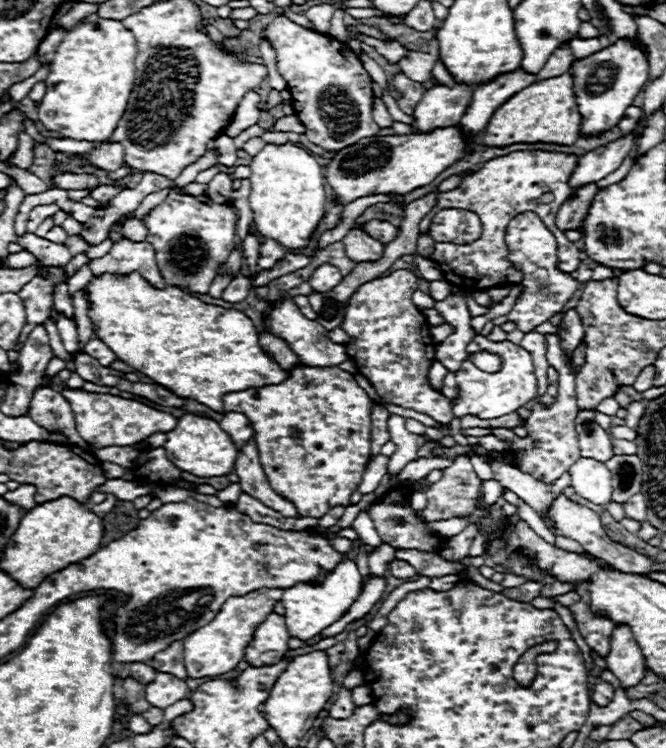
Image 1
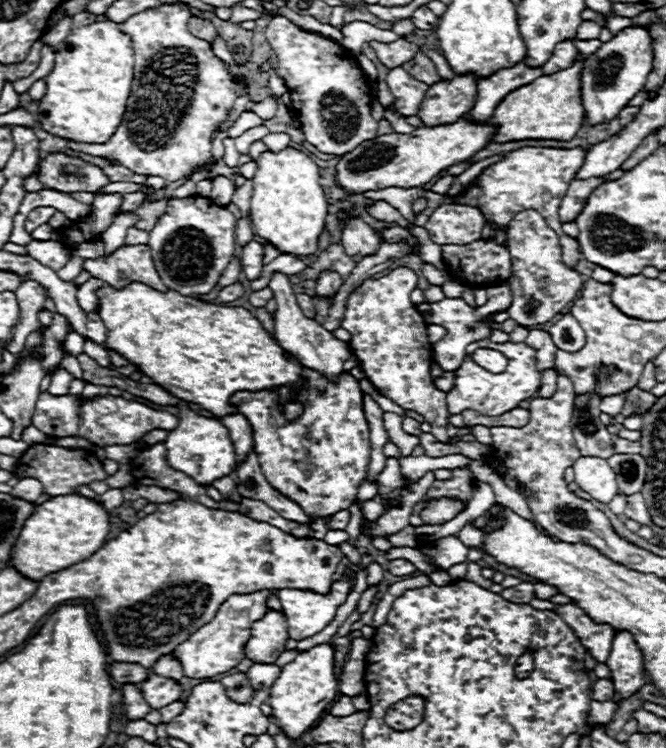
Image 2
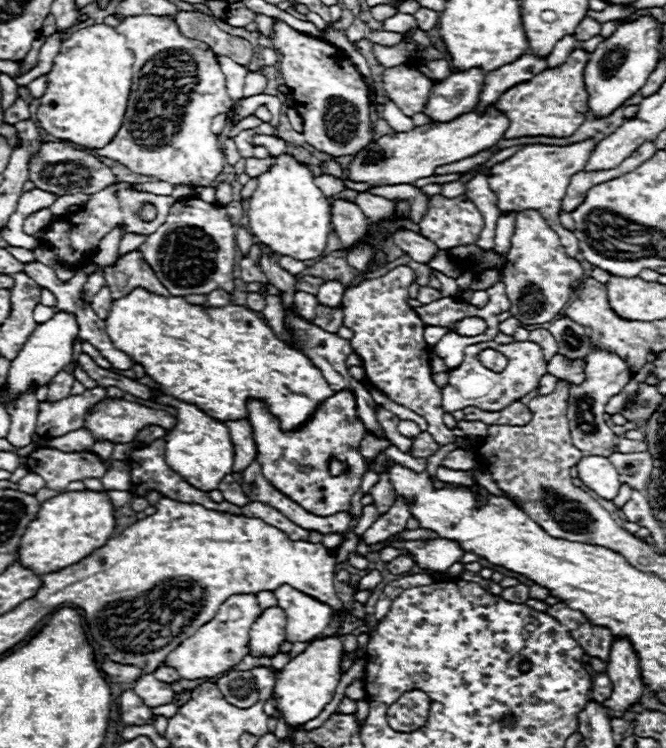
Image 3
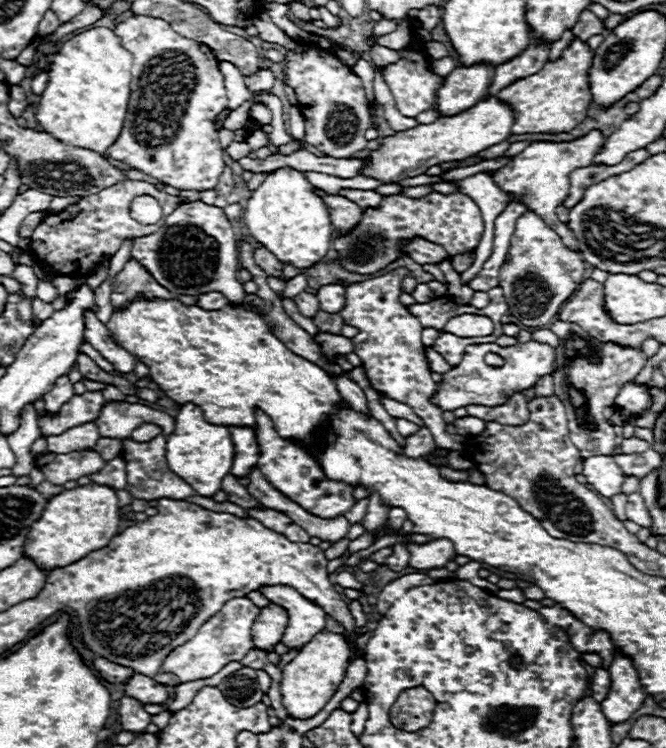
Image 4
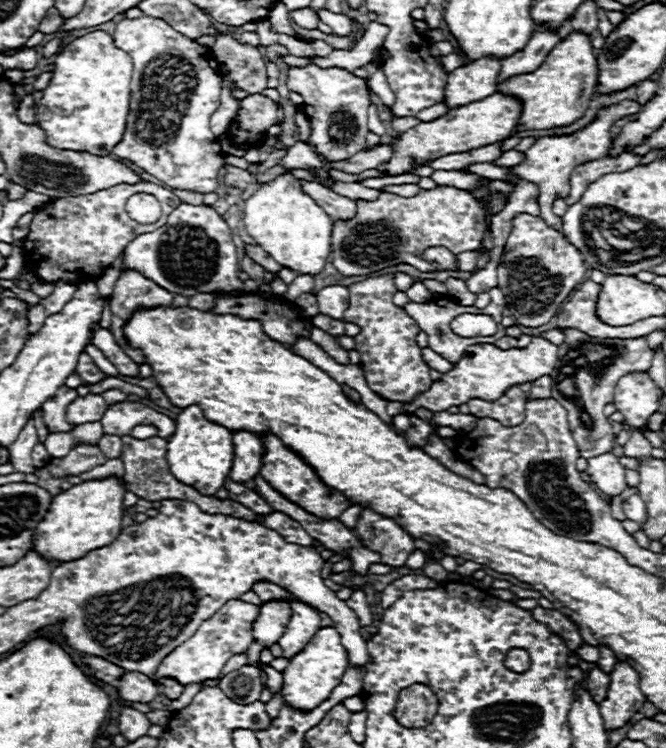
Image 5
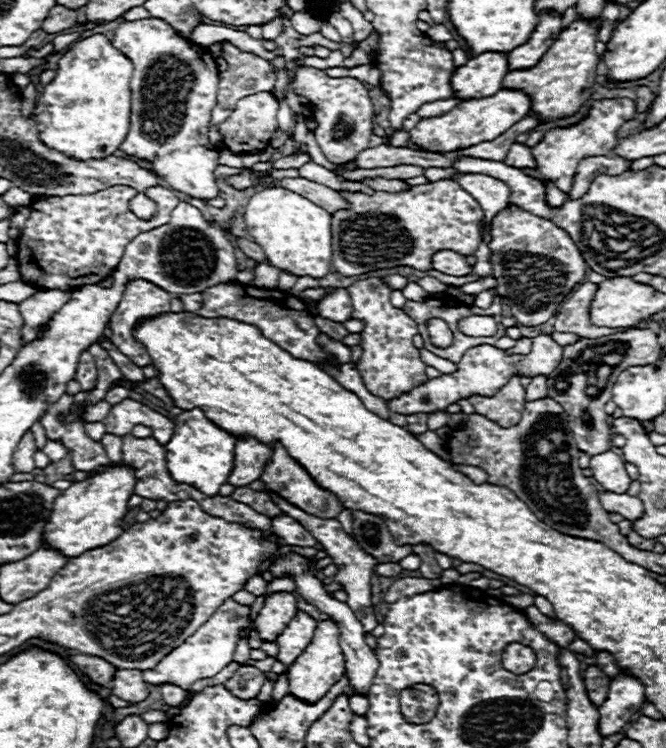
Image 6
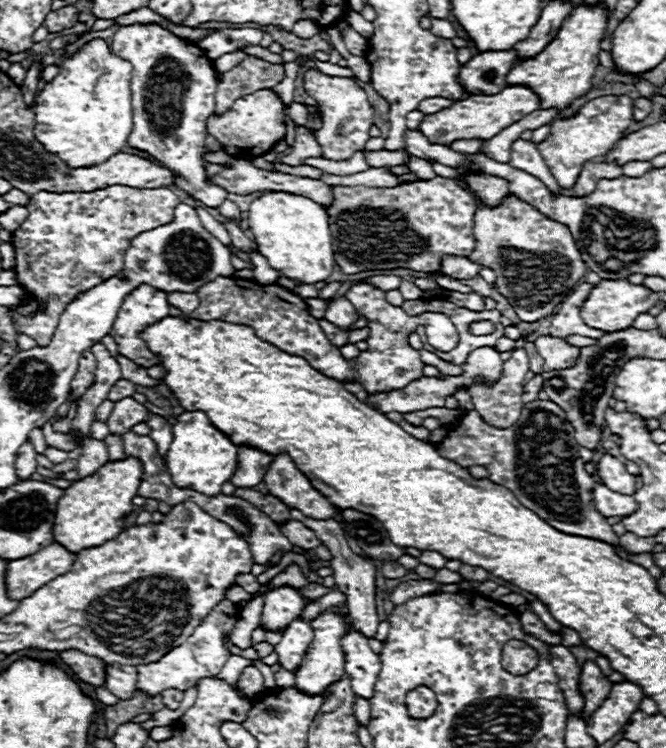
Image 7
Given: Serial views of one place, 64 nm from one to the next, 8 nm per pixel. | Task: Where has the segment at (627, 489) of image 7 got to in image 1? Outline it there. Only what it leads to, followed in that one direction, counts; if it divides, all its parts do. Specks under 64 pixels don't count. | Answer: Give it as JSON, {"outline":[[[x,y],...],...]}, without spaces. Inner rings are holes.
{"outline":[[[578,458],[568,472],[572,480],[570,486],[578,496],[590,500],[592,504],[610,502],[612,476],[610,470],[606,470],[606,464],[592,458]]]}

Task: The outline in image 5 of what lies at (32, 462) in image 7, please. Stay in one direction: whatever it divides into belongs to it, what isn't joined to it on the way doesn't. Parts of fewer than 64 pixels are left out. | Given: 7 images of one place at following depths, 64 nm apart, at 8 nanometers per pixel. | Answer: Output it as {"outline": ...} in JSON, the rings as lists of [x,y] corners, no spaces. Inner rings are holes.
{"outline":[[[30,418],[26,422],[26,426],[22,428],[22,434],[18,434],[14,444],[10,446],[14,472],[22,472],[22,474],[32,474],[34,472],[34,464],[32,464],[30,454],[32,454],[32,448],[34,448],[36,442],[38,442],[38,434],[36,434],[34,420]]]}

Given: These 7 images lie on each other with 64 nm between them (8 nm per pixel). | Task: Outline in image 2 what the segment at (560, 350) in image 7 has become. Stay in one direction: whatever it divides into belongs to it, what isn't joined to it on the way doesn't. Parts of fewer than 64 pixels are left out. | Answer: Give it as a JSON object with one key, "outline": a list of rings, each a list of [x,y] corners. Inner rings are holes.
{"outline":[[[478,340],[478,342],[472,342],[466,350],[468,350],[466,352],[468,358],[454,372],[454,376],[456,376],[454,388],[446,394],[450,414],[462,414],[464,410],[476,410],[476,412],[480,412],[484,416],[500,416],[504,412],[514,410],[522,400],[528,400],[538,392],[542,374],[536,370],[536,352],[534,352],[534,348],[526,346],[524,342],[520,342],[520,344],[514,344],[514,342],[496,344],[496,342],[490,342],[490,340]],[[478,348],[492,348],[492,350],[502,352],[508,358],[506,370],[500,372],[500,374],[490,374],[488,370],[474,364],[470,360],[470,356]]]}

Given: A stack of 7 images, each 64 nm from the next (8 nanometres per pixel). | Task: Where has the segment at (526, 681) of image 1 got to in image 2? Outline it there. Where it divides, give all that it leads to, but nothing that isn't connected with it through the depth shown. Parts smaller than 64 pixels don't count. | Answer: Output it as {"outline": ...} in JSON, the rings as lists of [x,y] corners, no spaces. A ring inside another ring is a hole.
{"outline":[[[526,652],[518,658],[516,662],[516,676],[518,678],[528,678],[530,672],[534,670],[534,664],[532,664],[532,652]]]}

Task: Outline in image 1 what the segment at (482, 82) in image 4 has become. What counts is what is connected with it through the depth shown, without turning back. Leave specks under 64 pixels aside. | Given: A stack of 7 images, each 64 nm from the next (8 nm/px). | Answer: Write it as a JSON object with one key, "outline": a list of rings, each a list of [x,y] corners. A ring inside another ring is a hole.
{"outline":[[[456,84],[454,88],[448,86],[434,86],[424,92],[422,100],[414,110],[412,132],[432,132],[436,128],[456,126],[466,112],[466,106],[472,98],[472,88],[466,84]]]}

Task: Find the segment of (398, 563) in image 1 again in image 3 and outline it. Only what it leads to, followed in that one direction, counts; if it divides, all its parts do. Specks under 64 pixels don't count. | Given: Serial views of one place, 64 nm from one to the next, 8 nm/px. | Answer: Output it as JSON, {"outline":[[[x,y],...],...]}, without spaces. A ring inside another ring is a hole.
{"outline":[[[398,556],[398,558],[394,558],[392,562],[388,562],[388,570],[390,570],[392,574],[406,574],[406,572],[410,572],[414,566],[416,566],[414,560],[408,558],[408,556]]]}

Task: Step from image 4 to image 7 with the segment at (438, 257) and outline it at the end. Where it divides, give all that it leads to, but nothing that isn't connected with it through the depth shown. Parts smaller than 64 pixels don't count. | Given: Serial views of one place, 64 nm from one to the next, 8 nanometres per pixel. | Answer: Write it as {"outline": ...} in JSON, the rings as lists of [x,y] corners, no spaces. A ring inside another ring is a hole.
{"outline":[[[446,254],[442,256],[442,266],[440,270],[446,274],[446,276],[452,276],[456,280],[466,280],[466,278],[472,278],[478,274],[478,264],[470,262],[468,258],[464,256],[454,256],[454,254]]]}

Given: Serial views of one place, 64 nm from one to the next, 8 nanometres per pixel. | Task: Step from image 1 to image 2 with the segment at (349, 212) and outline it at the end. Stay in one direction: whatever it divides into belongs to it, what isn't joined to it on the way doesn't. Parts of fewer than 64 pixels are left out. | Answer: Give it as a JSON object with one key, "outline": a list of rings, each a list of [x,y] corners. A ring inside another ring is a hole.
{"outline":[[[520,148],[514,152],[508,152],[502,160],[490,164],[484,168],[484,172],[472,180],[460,194],[436,194],[436,192],[424,192],[422,188],[386,188],[386,190],[370,190],[366,192],[366,200],[384,200],[398,209],[404,218],[412,224],[424,226],[430,218],[430,214],[442,206],[442,204],[466,204],[474,206],[484,214],[484,220],[490,220],[494,224],[494,230],[506,228],[508,222],[522,210],[538,210],[542,218],[546,218],[548,226],[558,234],[560,248],[562,248],[562,260],[566,266],[576,266],[580,260],[580,246],[578,240],[566,236],[562,232],[560,220],[558,220],[558,208],[562,198],[568,192],[570,180],[578,172],[578,168],[584,164],[586,150],[572,148],[572,150],[558,150],[558,148]],[[418,198],[428,200],[428,208],[422,214],[415,215],[412,210],[413,201]],[[478,240],[472,242],[470,246],[454,246],[454,244],[442,246],[442,258],[448,274],[458,282],[462,282],[462,286],[482,288],[494,282],[506,282],[512,276],[512,262],[508,260],[510,258],[508,248],[498,244],[496,240]]]}

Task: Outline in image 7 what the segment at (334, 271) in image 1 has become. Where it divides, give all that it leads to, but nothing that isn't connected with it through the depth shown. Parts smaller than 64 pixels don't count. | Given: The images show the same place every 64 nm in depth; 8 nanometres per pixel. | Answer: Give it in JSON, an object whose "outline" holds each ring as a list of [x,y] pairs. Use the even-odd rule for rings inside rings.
{"outline":[[[346,296],[334,300],[328,304],[326,312],[324,312],[324,318],[336,326],[342,326],[342,328],[348,328],[350,330],[350,324],[354,324],[358,320],[358,314],[354,310],[354,306],[348,302]]]}

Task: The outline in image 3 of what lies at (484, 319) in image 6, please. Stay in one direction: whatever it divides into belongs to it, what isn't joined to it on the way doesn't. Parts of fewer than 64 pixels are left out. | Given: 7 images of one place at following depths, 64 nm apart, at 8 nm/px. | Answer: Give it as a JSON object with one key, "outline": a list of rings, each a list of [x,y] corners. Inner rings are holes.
{"outline":[[[464,318],[462,322],[456,324],[456,330],[462,336],[476,336],[476,334],[482,334],[486,330],[486,322],[480,318]],[[427,326],[424,330],[424,339],[429,346],[433,346],[442,338],[448,329],[440,326]]]}

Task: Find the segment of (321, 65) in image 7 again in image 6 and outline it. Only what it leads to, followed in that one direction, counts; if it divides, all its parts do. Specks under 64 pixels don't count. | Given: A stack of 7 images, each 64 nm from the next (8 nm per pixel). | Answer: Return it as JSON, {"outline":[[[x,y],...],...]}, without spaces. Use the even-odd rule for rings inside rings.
{"outline":[[[374,64],[357,66],[352,69],[344,67],[327,68],[324,72],[332,77],[350,76],[362,80],[362,82],[366,82],[366,84],[372,84],[372,86],[376,86],[376,88],[382,88],[382,84],[380,84],[380,70],[378,70]]]}

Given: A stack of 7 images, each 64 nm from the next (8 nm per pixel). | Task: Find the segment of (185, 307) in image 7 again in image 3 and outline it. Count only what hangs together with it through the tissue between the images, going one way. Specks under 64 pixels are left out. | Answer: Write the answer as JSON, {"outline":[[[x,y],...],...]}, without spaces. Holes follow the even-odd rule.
{"outline":[[[214,290],[214,292],[210,292],[206,298],[208,298],[208,300],[206,300],[204,306],[226,306],[232,296],[230,296],[228,292],[224,292],[224,290]]]}

